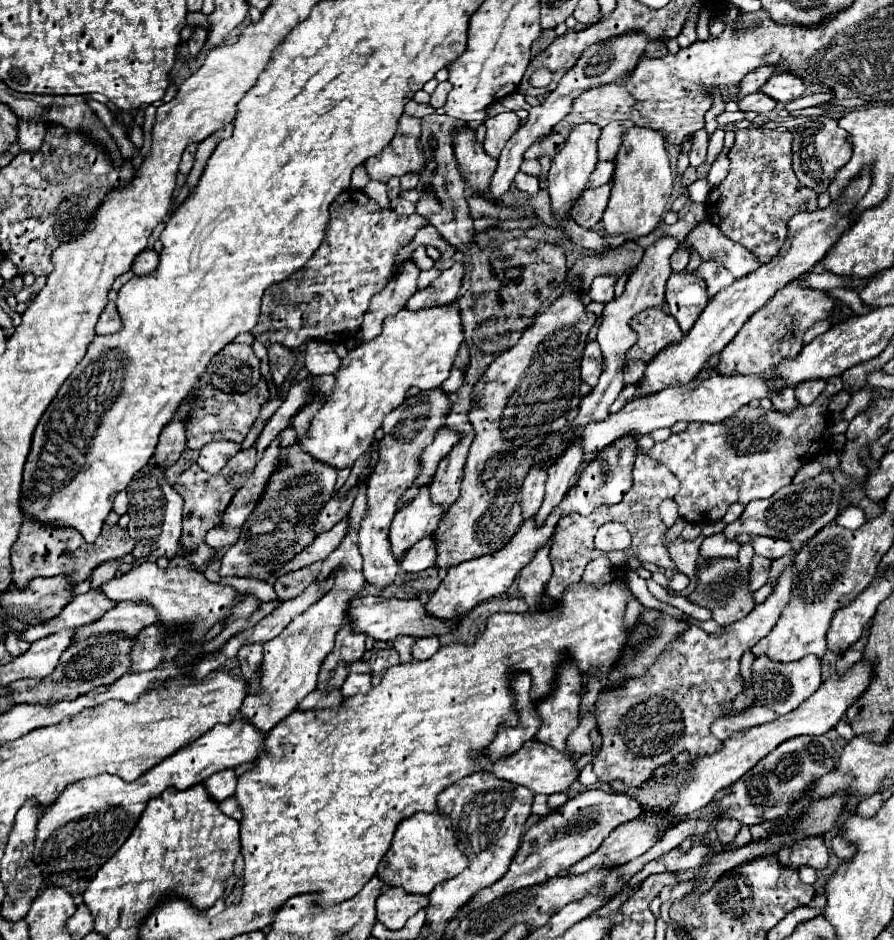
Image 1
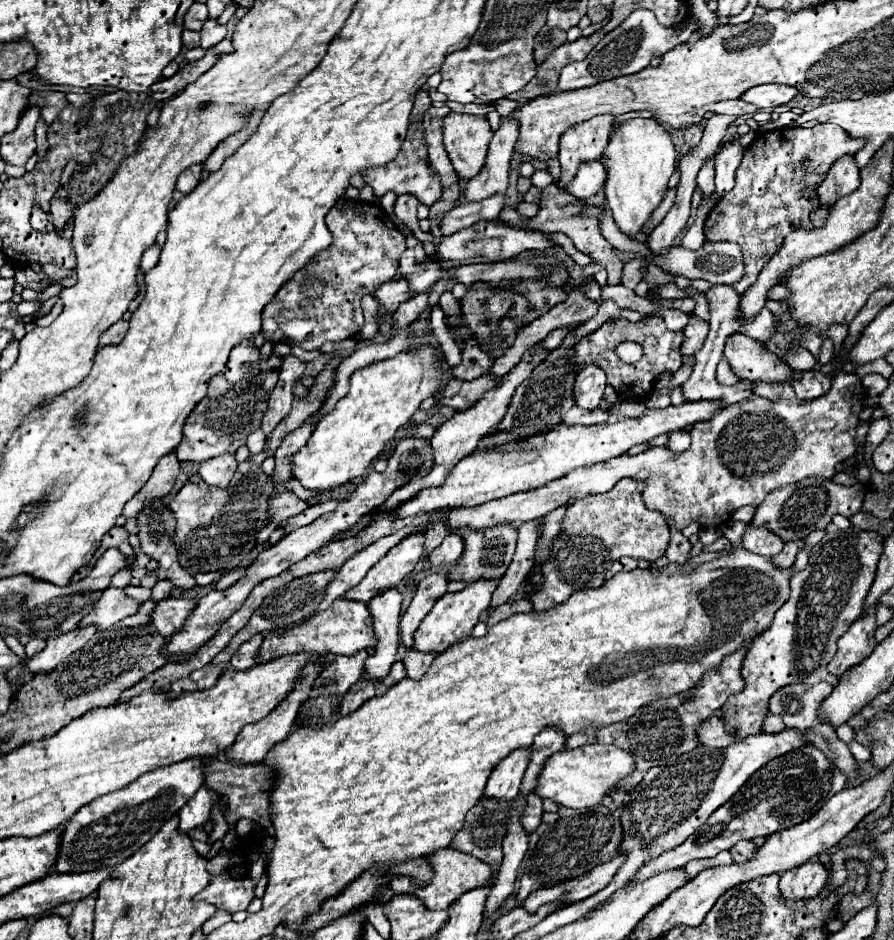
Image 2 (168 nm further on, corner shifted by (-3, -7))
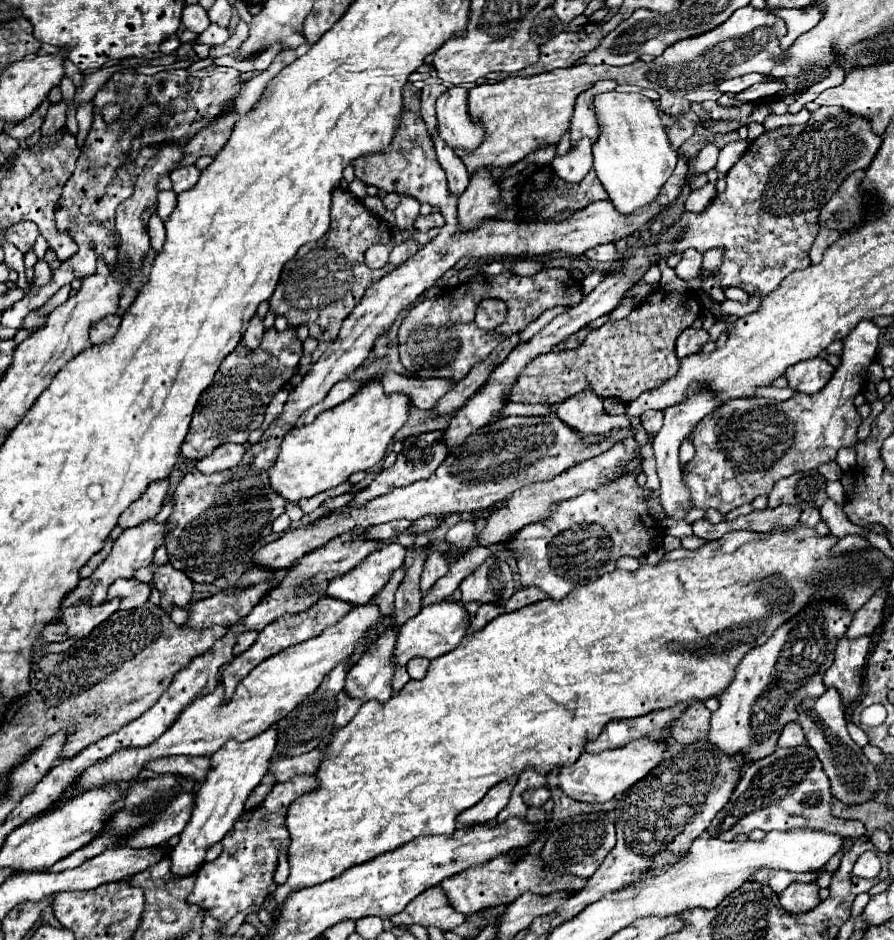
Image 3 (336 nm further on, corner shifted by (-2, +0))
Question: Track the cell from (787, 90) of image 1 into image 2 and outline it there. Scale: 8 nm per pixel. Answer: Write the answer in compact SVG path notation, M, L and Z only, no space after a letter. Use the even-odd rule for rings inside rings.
M764 84L764 86L756 86L748 92L744 92L744 96L740 96L740 100L754 104L760 110L772 110L780 104L788 104L796 94L798 94L798 90L788 88L786 84Z

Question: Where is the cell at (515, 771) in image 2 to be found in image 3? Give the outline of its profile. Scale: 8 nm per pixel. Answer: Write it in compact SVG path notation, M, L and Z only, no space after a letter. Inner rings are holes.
M507 777L507 781L501 781L499 785L495 785L495 789L489 789L487 797L483 797L479 805L473 805L471 809L461 813L461 817L457 819L457 827L467 827L471 823L487 823L495 819L497 813L507 805L515 783L517 783L517 777Z

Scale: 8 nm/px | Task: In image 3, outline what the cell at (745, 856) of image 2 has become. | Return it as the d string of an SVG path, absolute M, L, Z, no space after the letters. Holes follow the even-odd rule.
M761 869L759 875L755 875L753 879L757 879L763 885L769 885L775 893L781 893L789 883L793 881L813 881L817 879L817 873L791 873L791 871L783 871L783 869Z

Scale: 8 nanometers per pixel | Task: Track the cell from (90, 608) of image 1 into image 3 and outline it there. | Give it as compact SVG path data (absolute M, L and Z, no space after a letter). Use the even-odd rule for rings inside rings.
M119 579L107 591L107 599L121 597L123 611L143 605L149 599L149 595L151 595L151 587L147 583L137 581L137 579Z

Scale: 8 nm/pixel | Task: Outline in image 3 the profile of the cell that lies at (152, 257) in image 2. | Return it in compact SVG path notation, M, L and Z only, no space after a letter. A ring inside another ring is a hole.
M157 215L149 219L149 237L151 237L151 249L155 253L159 253L163 249L163 243L165 243L165 227Z

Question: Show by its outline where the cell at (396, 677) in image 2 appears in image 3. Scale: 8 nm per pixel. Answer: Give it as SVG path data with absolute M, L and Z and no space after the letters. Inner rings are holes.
M395 667L395 675L393 675L393 693L397 693L405 683L407 683L407 679L409 679L409 673L407 673L407 669L405 667Z

